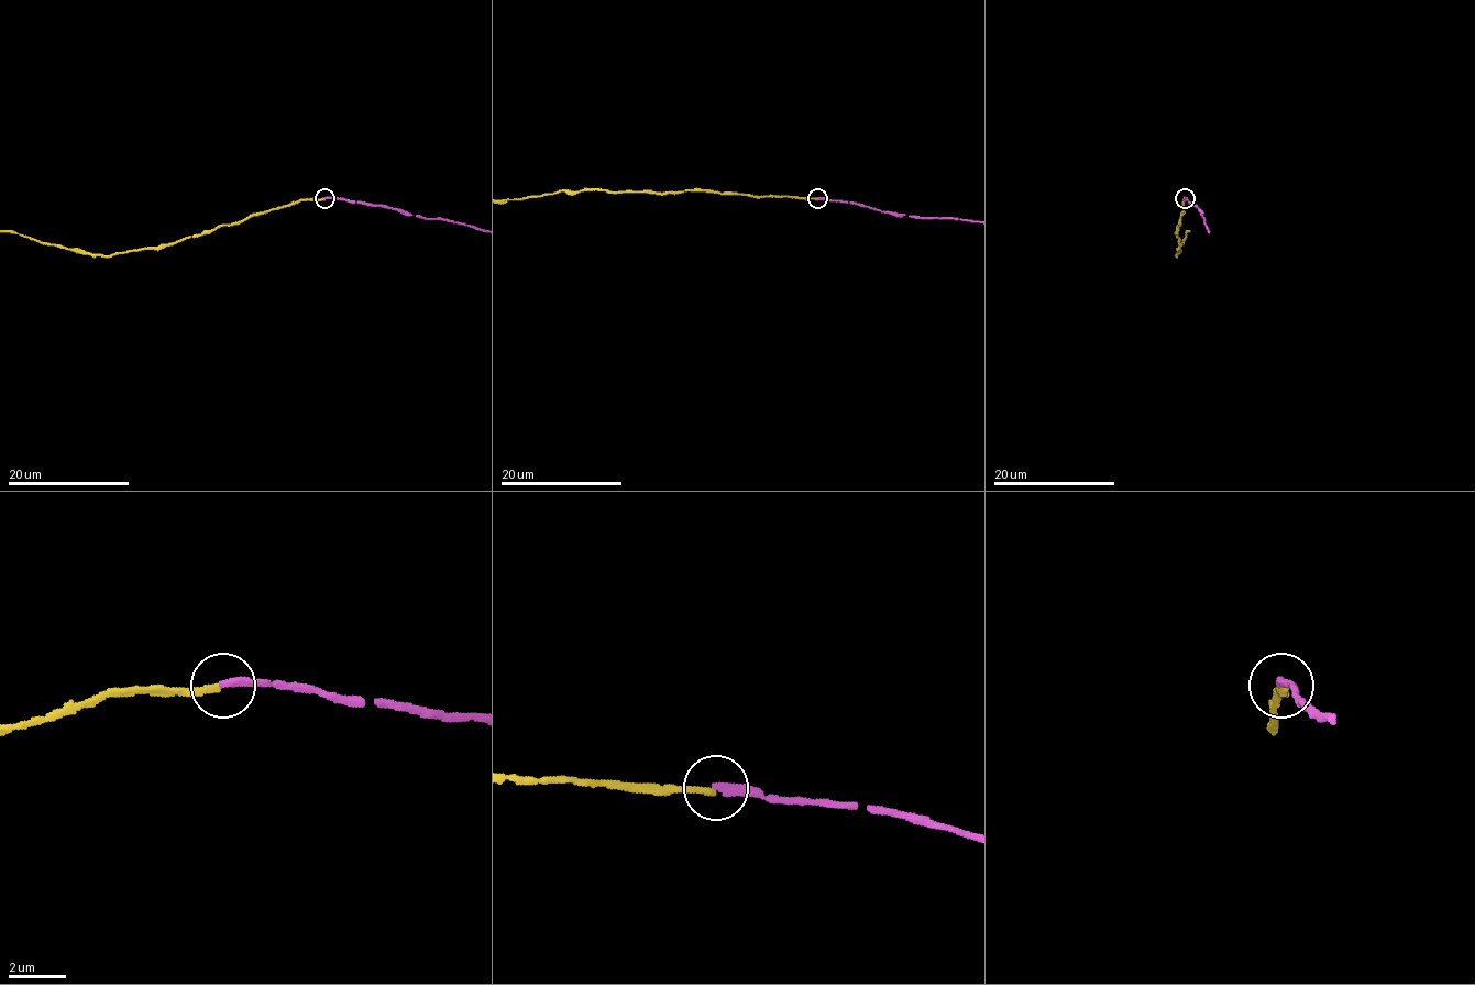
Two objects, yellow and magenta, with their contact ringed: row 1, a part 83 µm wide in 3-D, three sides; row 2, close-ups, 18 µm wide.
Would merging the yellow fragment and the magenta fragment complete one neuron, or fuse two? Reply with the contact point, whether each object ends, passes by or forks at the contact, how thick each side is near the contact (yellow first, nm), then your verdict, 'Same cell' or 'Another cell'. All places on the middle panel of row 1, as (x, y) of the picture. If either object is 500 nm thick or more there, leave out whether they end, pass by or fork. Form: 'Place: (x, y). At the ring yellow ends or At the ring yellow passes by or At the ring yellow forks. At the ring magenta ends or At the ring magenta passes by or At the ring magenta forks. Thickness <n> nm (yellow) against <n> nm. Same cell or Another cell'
Place: (817, 198). At the ring yellow ends. At the ring magenta ends. Thickness 220 nm (yellow) against 280 nm. Same cell

